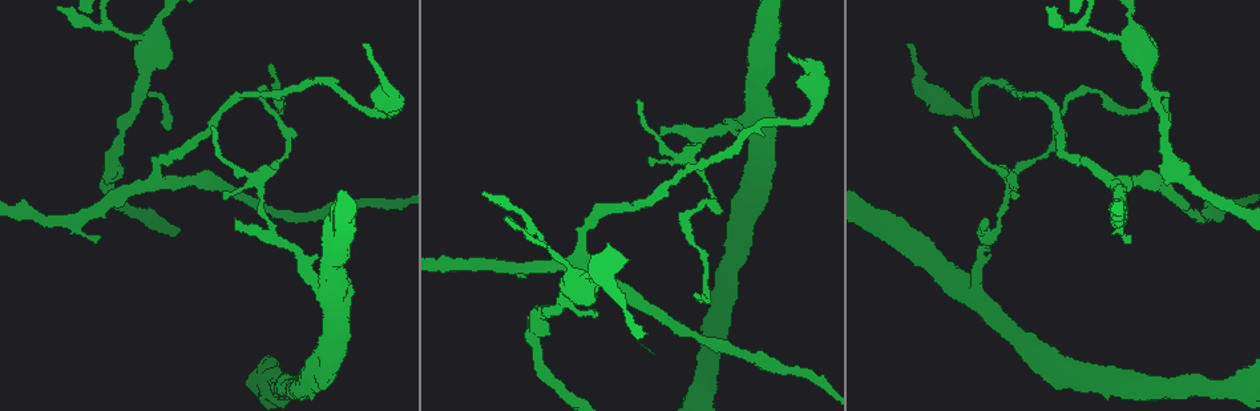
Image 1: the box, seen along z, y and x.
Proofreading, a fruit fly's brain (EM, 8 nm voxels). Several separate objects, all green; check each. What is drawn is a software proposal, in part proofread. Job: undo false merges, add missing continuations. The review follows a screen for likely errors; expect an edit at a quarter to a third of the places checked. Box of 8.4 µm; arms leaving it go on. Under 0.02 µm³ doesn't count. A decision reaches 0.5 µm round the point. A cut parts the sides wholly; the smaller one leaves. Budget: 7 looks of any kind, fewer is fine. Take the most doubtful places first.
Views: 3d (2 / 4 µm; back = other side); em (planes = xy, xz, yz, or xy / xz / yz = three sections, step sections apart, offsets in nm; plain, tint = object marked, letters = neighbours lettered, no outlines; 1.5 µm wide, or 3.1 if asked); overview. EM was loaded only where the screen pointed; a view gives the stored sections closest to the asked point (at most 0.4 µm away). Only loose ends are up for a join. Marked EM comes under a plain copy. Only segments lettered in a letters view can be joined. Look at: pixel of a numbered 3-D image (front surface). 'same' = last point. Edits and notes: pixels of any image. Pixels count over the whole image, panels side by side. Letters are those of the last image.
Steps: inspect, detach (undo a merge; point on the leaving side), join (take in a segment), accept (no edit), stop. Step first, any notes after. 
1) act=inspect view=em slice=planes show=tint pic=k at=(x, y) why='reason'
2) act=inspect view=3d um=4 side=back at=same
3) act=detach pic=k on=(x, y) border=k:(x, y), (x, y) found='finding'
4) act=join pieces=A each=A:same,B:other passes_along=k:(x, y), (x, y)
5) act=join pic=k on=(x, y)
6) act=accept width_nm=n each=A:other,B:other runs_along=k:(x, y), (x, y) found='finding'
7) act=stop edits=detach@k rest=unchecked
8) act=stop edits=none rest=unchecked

act=inspect view=3d um=4 pic=1 at=(907, 44) why='an open end'

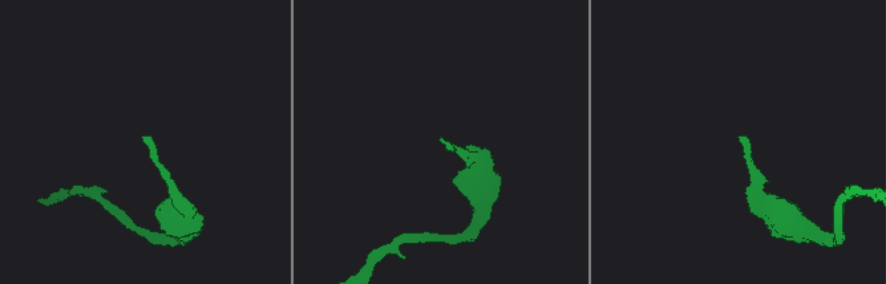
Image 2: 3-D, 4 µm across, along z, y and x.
act=inspect view=em slice=planes show=letters pic=2 at=(440, 137)

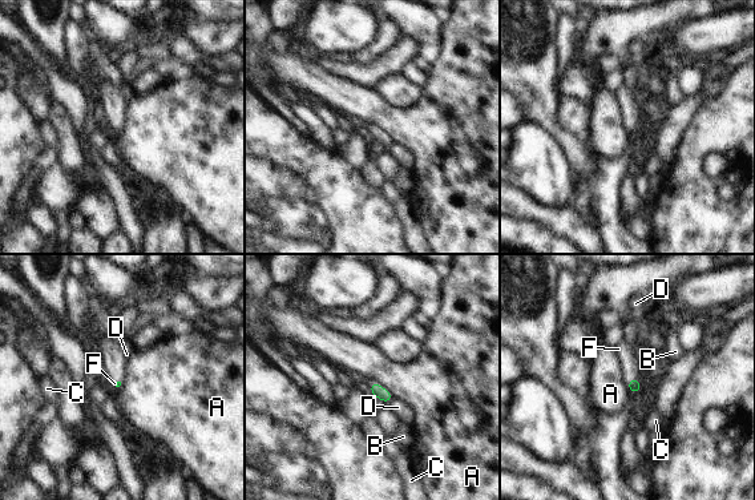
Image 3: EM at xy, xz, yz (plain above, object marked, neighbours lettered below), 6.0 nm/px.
act=join pieces=F each=A:other,B:other,C:other,D:other,F:same found='the cell continues'

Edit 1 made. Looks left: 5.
act=inspect view=overview

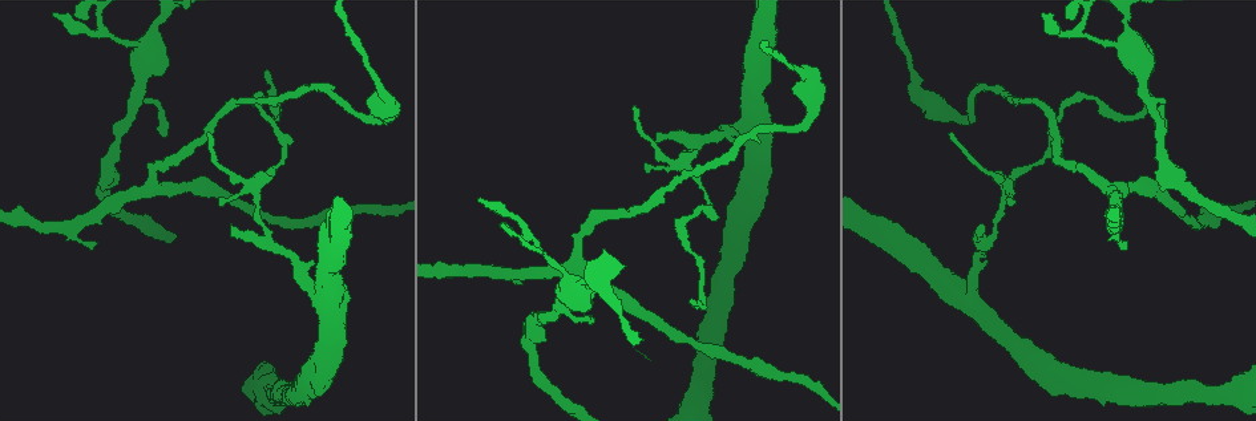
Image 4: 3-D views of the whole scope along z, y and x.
act=inspect view=em slice=planes show=letters pic=4 at=(94, 240) why='free end'

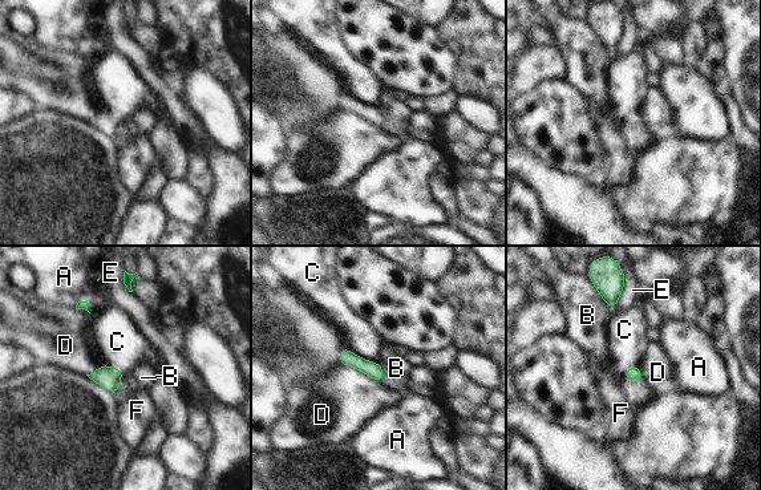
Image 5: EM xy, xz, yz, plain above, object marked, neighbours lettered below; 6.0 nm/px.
act=accept each=A:other,B:other,C:other,D:other,E:other,F:other found='no lettered segment goes on from it'

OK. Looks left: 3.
act=inspect view=3d um=4 pic=4 at=(657, 139) why='an open end'

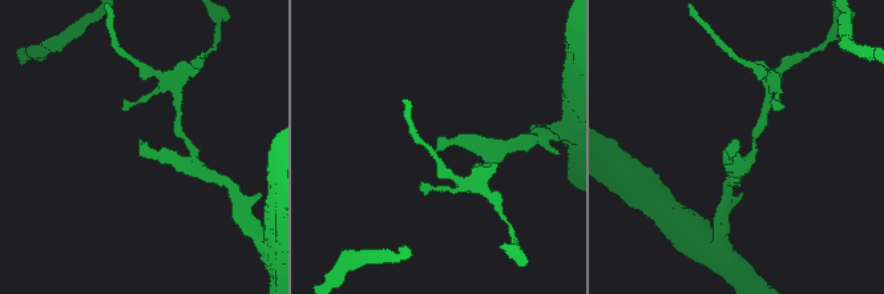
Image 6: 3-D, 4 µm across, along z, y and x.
act=inspect view=em slice=planes show=letters pic=6 at=(140, 140) why='shape alone is not enough'

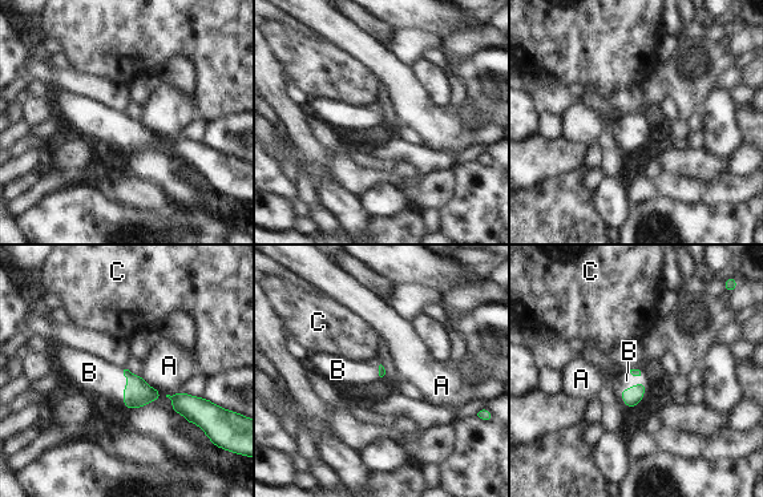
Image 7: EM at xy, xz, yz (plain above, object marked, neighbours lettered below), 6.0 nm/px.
act=join pieces=B each=A:other,B:same,C:other found='it goes on there'

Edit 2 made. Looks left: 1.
act=stop edits=join@3,join@7 rest=unchecked

